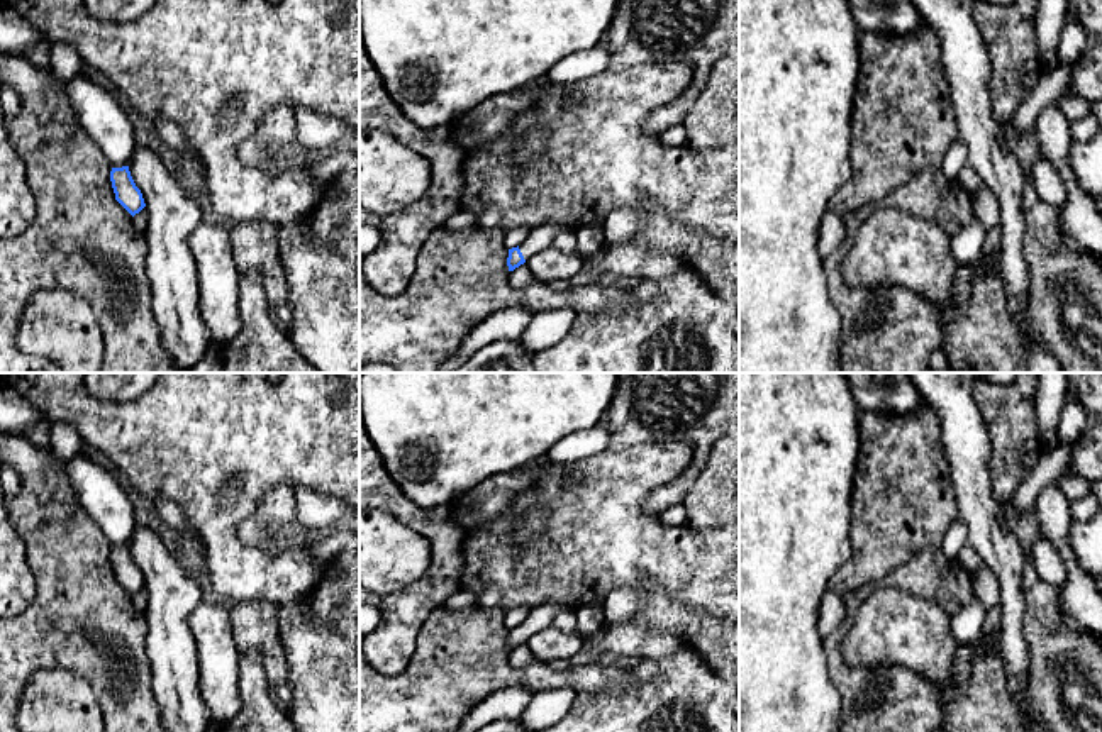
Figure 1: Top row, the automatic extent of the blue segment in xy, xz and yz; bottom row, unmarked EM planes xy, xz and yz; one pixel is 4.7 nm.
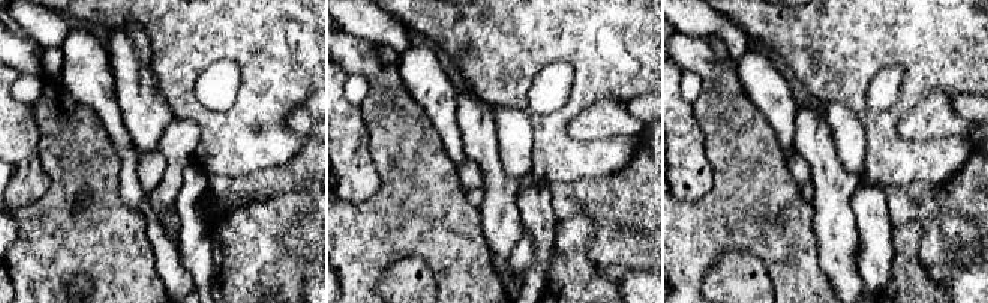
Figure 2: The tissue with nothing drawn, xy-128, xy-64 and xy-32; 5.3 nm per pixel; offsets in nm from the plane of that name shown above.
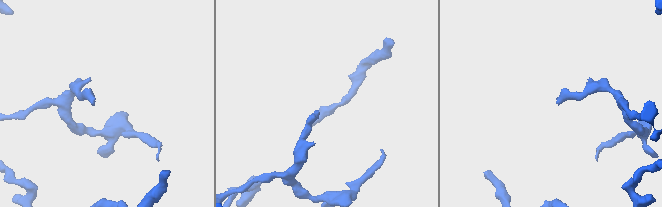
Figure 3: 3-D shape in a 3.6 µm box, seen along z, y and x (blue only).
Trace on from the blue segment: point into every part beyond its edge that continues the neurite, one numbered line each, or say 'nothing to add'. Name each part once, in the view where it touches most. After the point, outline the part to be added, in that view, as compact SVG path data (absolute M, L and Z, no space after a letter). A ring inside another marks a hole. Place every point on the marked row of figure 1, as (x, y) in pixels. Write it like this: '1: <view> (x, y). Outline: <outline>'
1: xz (539, 238). Outline: M549 222L549 224L543 224L543 225L529 229L527 237L519 244L519 249L524 259L527 261L537 251L553 246L553 241L558 236L558 232L566 227L568 225Z

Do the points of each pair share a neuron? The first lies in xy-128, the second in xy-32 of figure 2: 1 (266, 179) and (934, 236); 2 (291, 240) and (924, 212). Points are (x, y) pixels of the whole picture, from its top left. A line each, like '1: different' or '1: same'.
1: same
2: same

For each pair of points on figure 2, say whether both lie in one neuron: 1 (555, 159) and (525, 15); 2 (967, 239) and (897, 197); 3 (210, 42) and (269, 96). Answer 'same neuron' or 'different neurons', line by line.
1: same neuron
2: different neurons
3: same neuron

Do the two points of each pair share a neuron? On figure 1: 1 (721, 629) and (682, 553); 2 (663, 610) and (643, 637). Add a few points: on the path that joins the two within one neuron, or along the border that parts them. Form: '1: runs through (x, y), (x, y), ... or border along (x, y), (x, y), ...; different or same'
1: border along (677, 600), (690, 609), (721, 617); different
2: border along (611, 621), (643, 621), (687, 643); different

